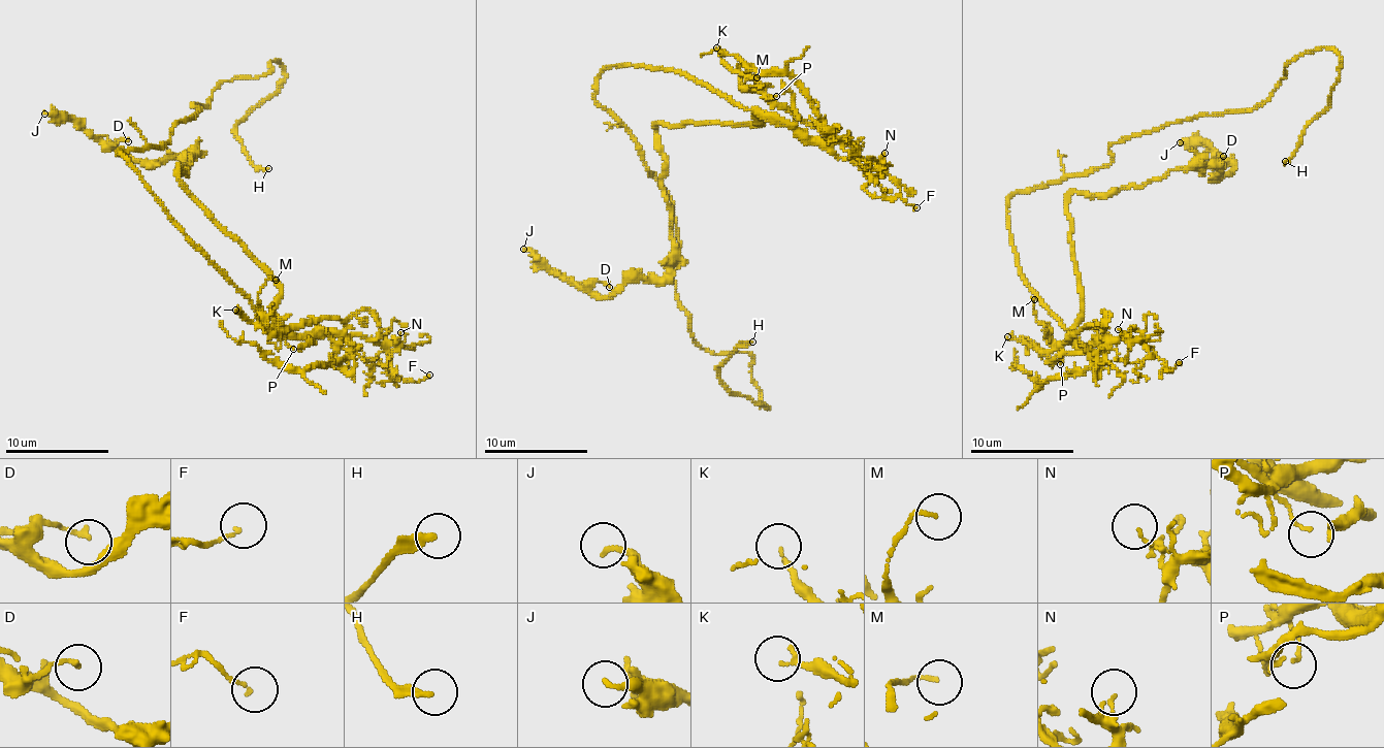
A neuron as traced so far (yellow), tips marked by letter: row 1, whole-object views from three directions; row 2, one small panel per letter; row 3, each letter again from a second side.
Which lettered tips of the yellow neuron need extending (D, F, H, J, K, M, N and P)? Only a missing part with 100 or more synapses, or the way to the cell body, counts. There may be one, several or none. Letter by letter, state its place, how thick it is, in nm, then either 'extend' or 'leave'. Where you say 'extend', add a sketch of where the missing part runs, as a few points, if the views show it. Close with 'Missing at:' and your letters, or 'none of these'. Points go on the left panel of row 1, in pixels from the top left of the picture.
D: at (128, 141); 140 nm thick; leave
F: at (429, 375); 110 nm thick; leave
H: at (268, 168); 220 nm thick; extend; missing branch runs (268, 168), (279, 183), (292, 191), (295, 200)
J: at (44, 114); 200 nm thick; leave
K: at (235, 310); 180 nm thick; leave
M: at (276, 280); 120 nm thick; leave
N: at (400, 332); 90 nm thick; leave
P: at (293, 349); 100 nm thick; leave
Missing at: H

